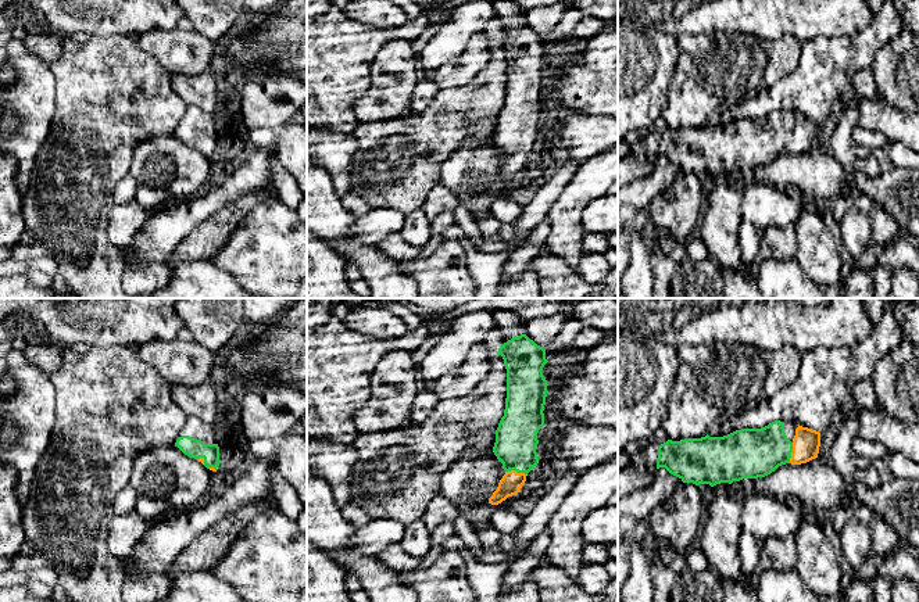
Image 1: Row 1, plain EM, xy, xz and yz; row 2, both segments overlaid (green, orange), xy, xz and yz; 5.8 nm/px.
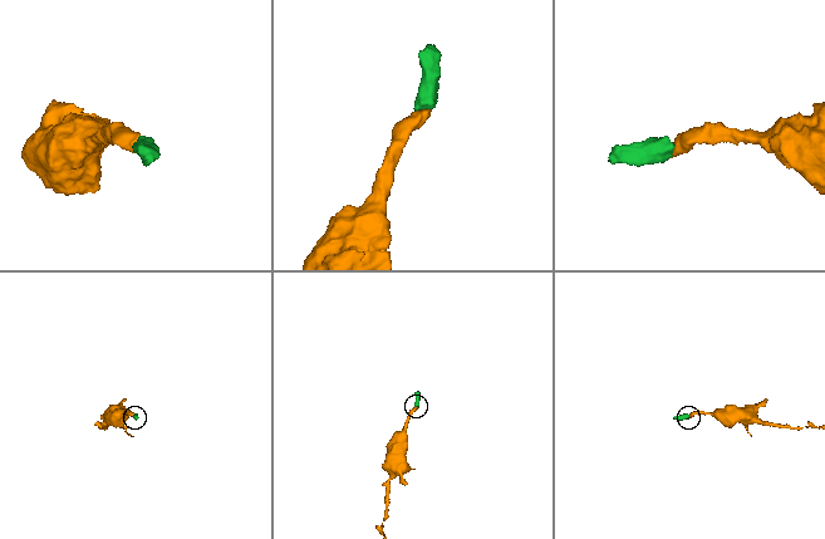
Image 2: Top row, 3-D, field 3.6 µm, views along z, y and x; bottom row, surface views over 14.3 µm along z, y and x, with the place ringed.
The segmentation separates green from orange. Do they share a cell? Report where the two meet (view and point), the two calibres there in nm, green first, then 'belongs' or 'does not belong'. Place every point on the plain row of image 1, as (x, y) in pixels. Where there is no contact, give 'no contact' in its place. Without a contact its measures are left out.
meets green in xz at (517, 160); 240 nm thick on the green side, 130 nm on the other; belongs

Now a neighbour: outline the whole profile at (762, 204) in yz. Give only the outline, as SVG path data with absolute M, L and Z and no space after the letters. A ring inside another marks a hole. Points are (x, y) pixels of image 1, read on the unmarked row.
M752 182L741 187L741 219L759 232L768 227L786 227L794 223L802 209L802 200L790 191L765 182Z

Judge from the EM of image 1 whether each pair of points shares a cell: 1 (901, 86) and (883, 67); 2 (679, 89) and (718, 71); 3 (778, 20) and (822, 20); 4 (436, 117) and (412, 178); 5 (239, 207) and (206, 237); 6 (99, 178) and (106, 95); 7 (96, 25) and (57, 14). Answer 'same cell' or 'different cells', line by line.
1: same cell
2: different cells
3: same cell
4: same cell
5: same cell
6: same cell
7: same cell

